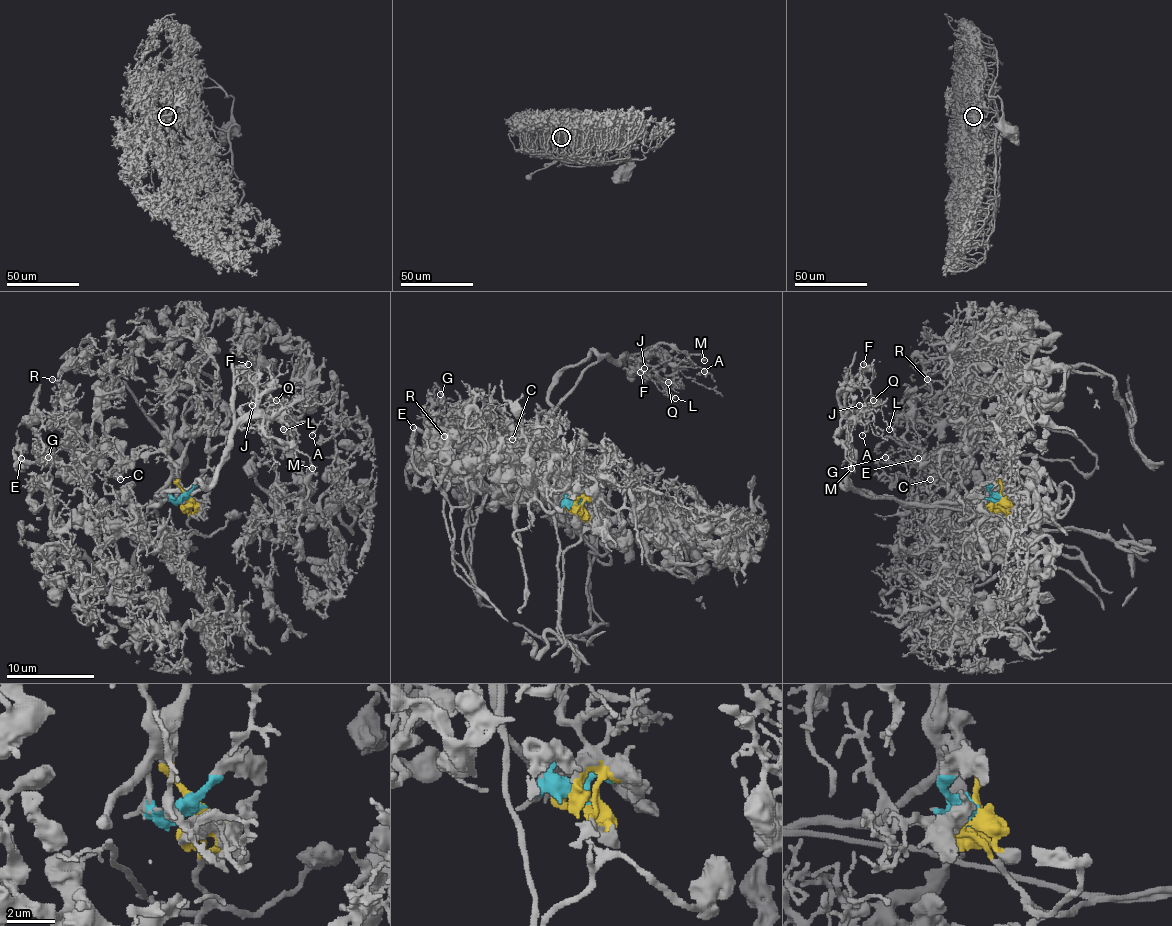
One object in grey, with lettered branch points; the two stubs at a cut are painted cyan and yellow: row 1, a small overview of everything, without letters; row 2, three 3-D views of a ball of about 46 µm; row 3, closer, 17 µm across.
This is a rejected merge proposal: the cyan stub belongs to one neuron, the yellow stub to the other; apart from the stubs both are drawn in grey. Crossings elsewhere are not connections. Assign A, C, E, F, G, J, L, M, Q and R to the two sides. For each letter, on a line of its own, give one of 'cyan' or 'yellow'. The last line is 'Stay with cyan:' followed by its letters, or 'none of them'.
A: cyan
C: yellow
E: yellow
F: cyan
G: yellow
J: cyan
L: cyan
M: cyan
Q: cyan
R: yellow
Stay with cyan: A, F, J, L, M, Q

